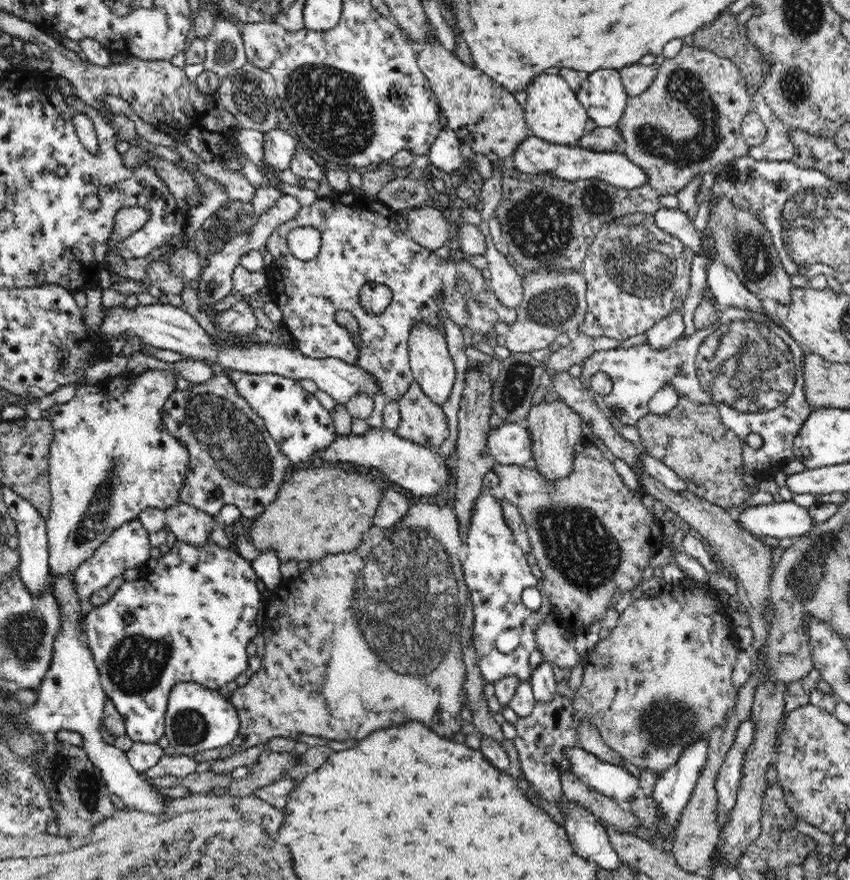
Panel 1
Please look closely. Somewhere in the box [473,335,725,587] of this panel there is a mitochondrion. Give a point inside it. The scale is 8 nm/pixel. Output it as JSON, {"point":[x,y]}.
{"point":[518,378]}

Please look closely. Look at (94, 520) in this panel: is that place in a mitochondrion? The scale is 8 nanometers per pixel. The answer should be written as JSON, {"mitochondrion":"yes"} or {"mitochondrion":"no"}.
{"mitochondrion":"yes"}

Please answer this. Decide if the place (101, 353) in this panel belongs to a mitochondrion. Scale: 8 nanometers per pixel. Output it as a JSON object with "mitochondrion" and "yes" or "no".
{"mitochondrion":"no"}

